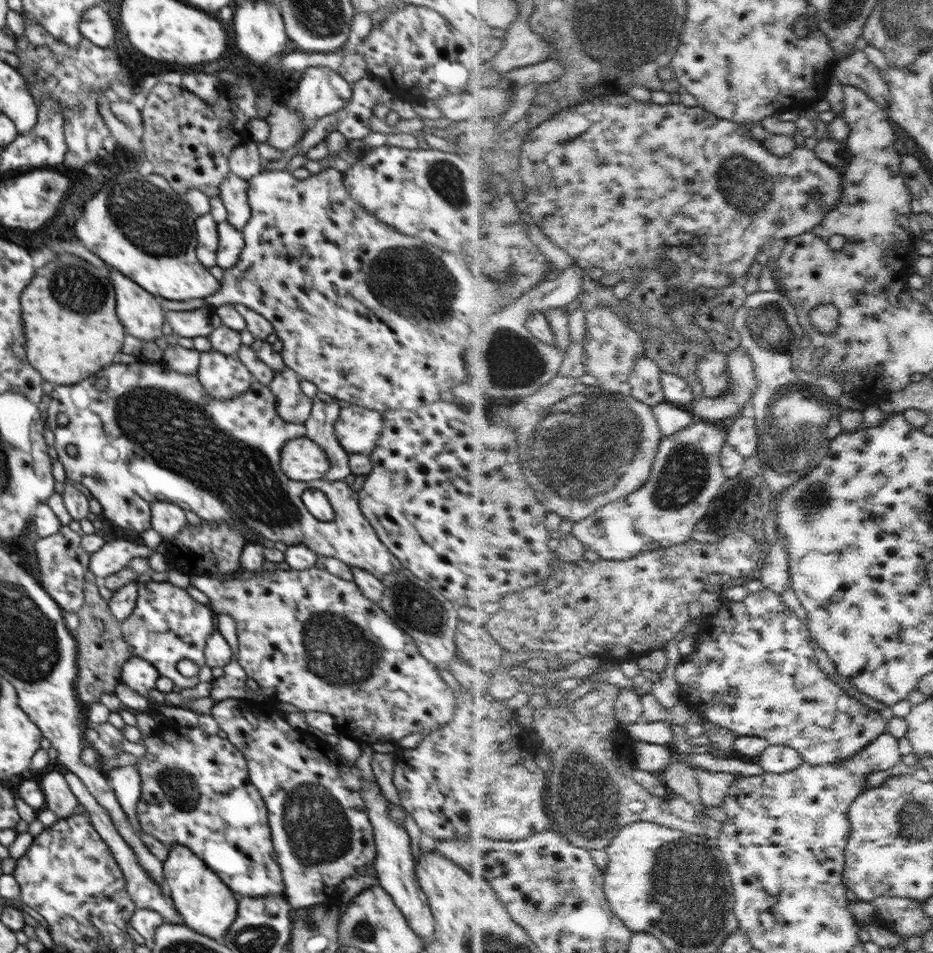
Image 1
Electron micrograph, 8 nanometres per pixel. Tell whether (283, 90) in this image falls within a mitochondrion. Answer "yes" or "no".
no

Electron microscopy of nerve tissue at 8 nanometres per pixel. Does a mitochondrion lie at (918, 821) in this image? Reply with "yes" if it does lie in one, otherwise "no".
yes

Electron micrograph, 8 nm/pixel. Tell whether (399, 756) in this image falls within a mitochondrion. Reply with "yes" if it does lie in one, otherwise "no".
no

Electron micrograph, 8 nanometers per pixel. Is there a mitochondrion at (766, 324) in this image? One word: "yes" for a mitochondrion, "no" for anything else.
yes

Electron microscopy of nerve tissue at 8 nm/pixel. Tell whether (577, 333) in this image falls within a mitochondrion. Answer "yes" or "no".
no

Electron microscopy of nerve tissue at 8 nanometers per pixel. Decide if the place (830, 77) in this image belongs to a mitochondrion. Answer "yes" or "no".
no

